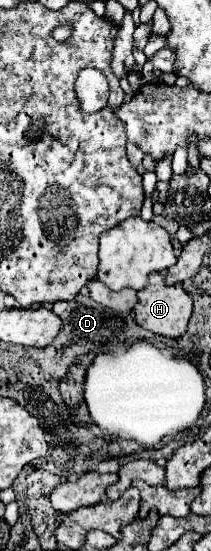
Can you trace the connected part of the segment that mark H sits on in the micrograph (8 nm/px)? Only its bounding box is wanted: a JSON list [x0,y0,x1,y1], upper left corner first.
[134,274,192,338]

